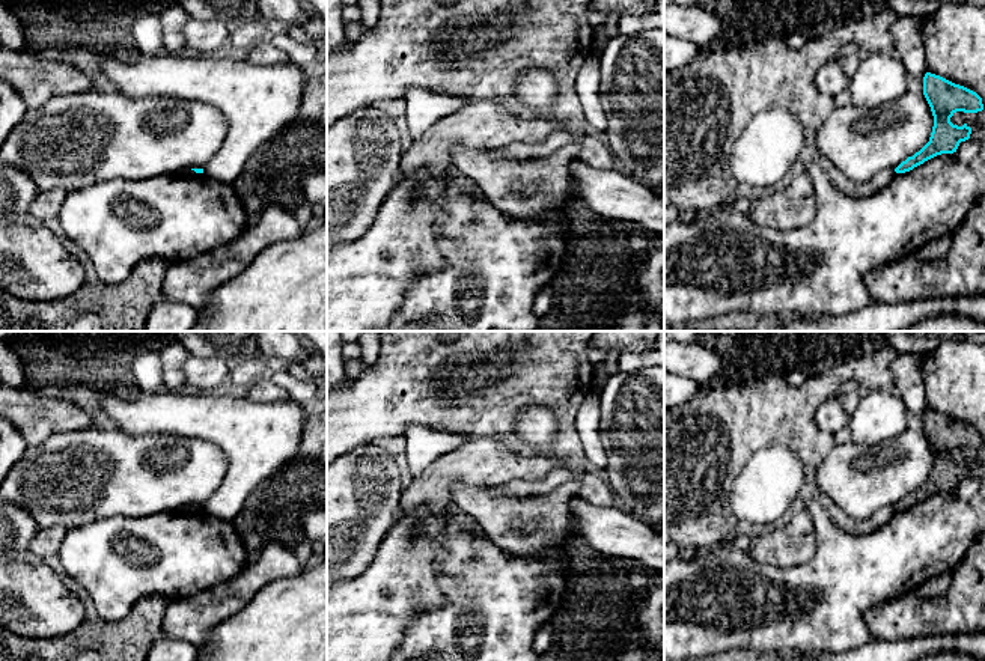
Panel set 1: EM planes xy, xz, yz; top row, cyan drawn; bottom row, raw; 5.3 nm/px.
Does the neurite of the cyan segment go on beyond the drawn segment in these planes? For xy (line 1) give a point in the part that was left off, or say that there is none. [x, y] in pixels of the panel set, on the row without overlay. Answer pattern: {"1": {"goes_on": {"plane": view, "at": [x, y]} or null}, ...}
{"1": {"goes_on": null}}

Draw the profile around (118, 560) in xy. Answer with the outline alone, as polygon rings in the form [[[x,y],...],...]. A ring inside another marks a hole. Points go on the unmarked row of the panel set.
[[[182,510],[148,516],[113,516],[68,528],[59,548],[63,571],[90,595],[99,620],[124,620],[145,595],[184,599],[235,578],[249,563],[232,522]]]

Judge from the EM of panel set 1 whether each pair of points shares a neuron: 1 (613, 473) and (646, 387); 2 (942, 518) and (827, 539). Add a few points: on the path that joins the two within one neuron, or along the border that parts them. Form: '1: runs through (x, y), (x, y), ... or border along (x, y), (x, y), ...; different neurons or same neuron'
1: runs through (634, 452), (646, 440), (646, 408); same neuron
2: runs through (913, 545), (856, 547); same neuron

